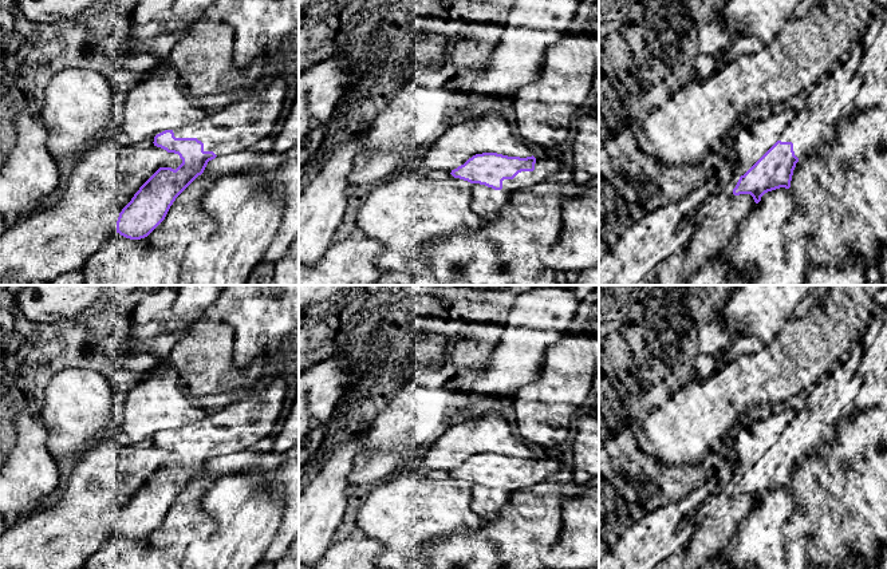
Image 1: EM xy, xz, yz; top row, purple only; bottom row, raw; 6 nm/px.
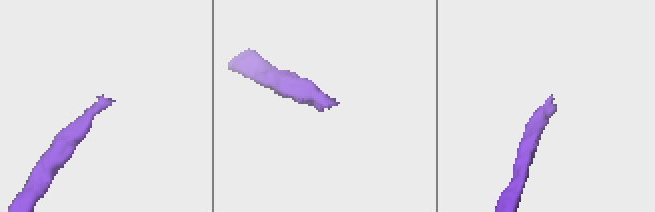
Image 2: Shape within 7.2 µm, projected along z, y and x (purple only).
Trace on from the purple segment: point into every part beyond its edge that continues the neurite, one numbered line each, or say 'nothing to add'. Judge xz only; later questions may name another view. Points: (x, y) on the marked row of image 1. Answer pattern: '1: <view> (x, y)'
1: xz (487, 202)

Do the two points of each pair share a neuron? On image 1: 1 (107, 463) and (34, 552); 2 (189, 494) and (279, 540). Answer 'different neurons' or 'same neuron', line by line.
1: same neuron
2: different neurons

